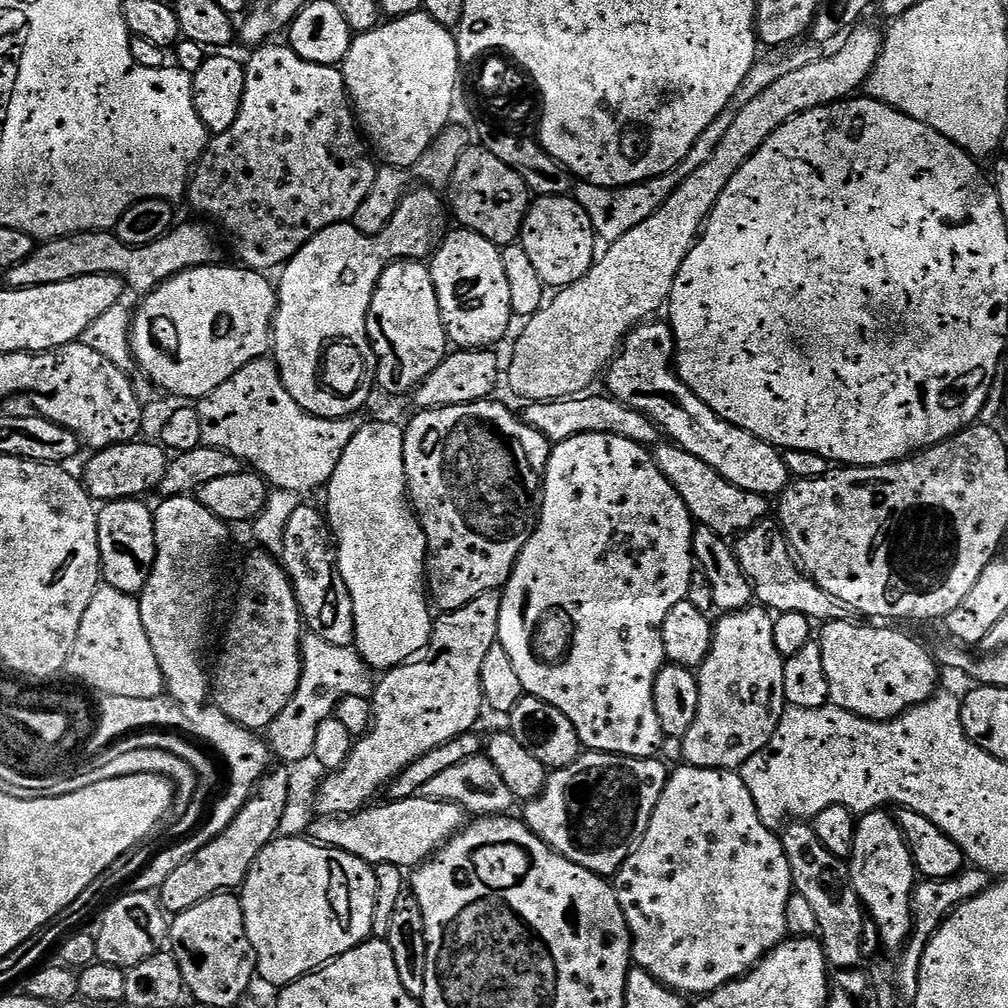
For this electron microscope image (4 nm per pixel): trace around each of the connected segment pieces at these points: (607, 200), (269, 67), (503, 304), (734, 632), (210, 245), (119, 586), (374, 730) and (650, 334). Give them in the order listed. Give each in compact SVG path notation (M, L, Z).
M793 42L767 49L766 54L763 53L757 59L750 74L746 74L746 78L742 82L742 86L738 86L734 98L730 98L728 108L722 110L722 114L718 114L718 118L714 118L714 122L710 122L710 126L706 126L706 130L702 130L702 138L698 138L698 142L694 142L694 146L690 146L690 154L686 154L686 158L682 158L682 162L678 162L678 166L674 166L674 170L666 170L666 174L658 174L654 178L643 180L640 184L628 184L624 188L607 188L583 182L577 183L574 188L574 199L580 203L582 210L586 210L586 214L590 214L590 222L594 226L597 237L601 241L611 242L622 238L622 234L626 234L626 230L634 230L634 226L638 226L638 222L646 222L646 218L650 218L650 214L654 214L654 210L658 210L658 206L662 206L662 202L666 202L666 198L672 191L683 180L690 178L690 174L694 174L694 170L698 170L698 166L702 166L702 162L706 162L706 158L710 158L710 154L714 154L714 146L718 146L718 142L722 142L722 137L726 135L726 130L730 130L730 125L733 124L738 110L742 110L742 106L754 102L754 98L758 98L758 94L762 94L762 90L774 86L774 82L778 82L778 78L783 78L785 74L790 74L793 70L801 69L802 66L819 60L822 55L819 45L814 42L804 43Z
M269 42L255 49L246 60L242 110L238 110L238 118L234 118L230 130L209 139L186 193L186 200L202 215L209 216L204 218L217 220L228 231L232 248L240 259L237 261L262 273L287 264L314 234L351 221L358 206L362 206L362 198L370 194L378 171L362 139L343 71L331 64L306 62L292 48L276 43L280 42Z
M457 227L445 235L439 248L432 253L430 267L444 329L449 341L457 349L488 348L495 340L500 340L507 334L508 327L514 323L510 306L510 286L506 283L506 269L502 266L500 248L494 242L482 238L482 234L472 232L469 228Z
M749 606L738 610L737 612L723 613L715 621L712 629L712 645L710 646L710 654L706 654L706 658L700 663L696 681L698 682L698 718L694 718L694 726L690 726L690 730L686 730L683 737L684 741L684 759L685 765L694 768L719 768L721 770L739 770L750 759L754 758L754 754L758 754L758 750L762 750L766 746L766 742L770 742L770 738L774 734L774 730L778 726L778 722L782 718L786 701L784 699L784 687L782 686L782 674L784 673L785 657L778 654L778 646L774 646L774 616L769 609L763 606Z
M177 223L172 231L162 238L137 248L123 244L111 231L73 232L70 236L57 236L55 240L43 241L26 258L26 262L18 262L18 266L7 269L7 287L29 288L30 286L50 286L54 282L70 282L70 278L78 278L86 274L110 274L118 276L129 289L139 294L147 294L166 282L172 276L191 268L203 268L213 263L212 251L216 248L216 240L212 232L204 224Z
M133 498L130 500L110 500L107 501L99 509L98 512L98 550L100 551L100 575L102 577L103 583L107 587L113 588L114 590L122 590L122 594L130 594L131 596L136 596L144 589L146 582L148 581L148 575L152 573L152 567L156 561L156 531L154 530L154 512L151 507L147 508L144 505L145 501L140 498Z
M499 591L478 594L466 606L453 612L443 613L433 623L432 636L423 653L407 664L389 668L379 677L370 697L372 702L372 722L367 732L353 743L350 758L336 772L328 772L316 792L316 808L321 817L350 816L361 812L377 799L376 796L396 779L396 775L410 766L422 754L458 738L464 732L471 732L480 720L480 712L485 711L482 694L482 661L490 651L490 646L498 642L500 635Z
M641 322L624 337L623 345L606 372L607 391L618 402L646 414L671 443L702 458L726 482L759 496L779 497L790 477L781 449L723 420L694 390L680 381L674 367L676 340L667 322Z

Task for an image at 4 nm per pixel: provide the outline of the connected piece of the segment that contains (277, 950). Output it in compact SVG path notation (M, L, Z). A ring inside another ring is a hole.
M296 836L277 838L271 844L265 846L262 854L250 866L248 877L244 879L242 887L239 889L240 905L242 914L246 918L246 934L250 938L250 946L254 946L256 955L256 971L259 979L265 980L268 984L283 986L293 984L298 978L309 976L316 969L324 967L332 960L336 960L342 954L346 954L354 946L364 943L372 936L372 923L374 922L374 902L376 901L376 870L371 864L367 864L362 858L354 854L346 854L337 848L325 848L323 844L313 842L311 839L299 840Z

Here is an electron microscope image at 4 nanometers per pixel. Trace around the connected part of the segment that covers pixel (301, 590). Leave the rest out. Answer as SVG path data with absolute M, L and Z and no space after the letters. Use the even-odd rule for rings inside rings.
M301 502L298 510L290 514L290 522L286 522L282 546L284 571L292 580L303 627L311 635L322 638L322 642L343 648L353 647L356 639L354 606L350 602L350 590L346 590L346 582L342 582L336 537L328 525L327 515L314 505Z

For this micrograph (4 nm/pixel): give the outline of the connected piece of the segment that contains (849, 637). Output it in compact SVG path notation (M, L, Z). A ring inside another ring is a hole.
M829 620L818 632L831 707L853 712L867 720L893 720L936 695L936 679L941 669L931 651L927 652L914 637L895 632L892 629L895 627L871 628L868 625L871 623L856 623Z

